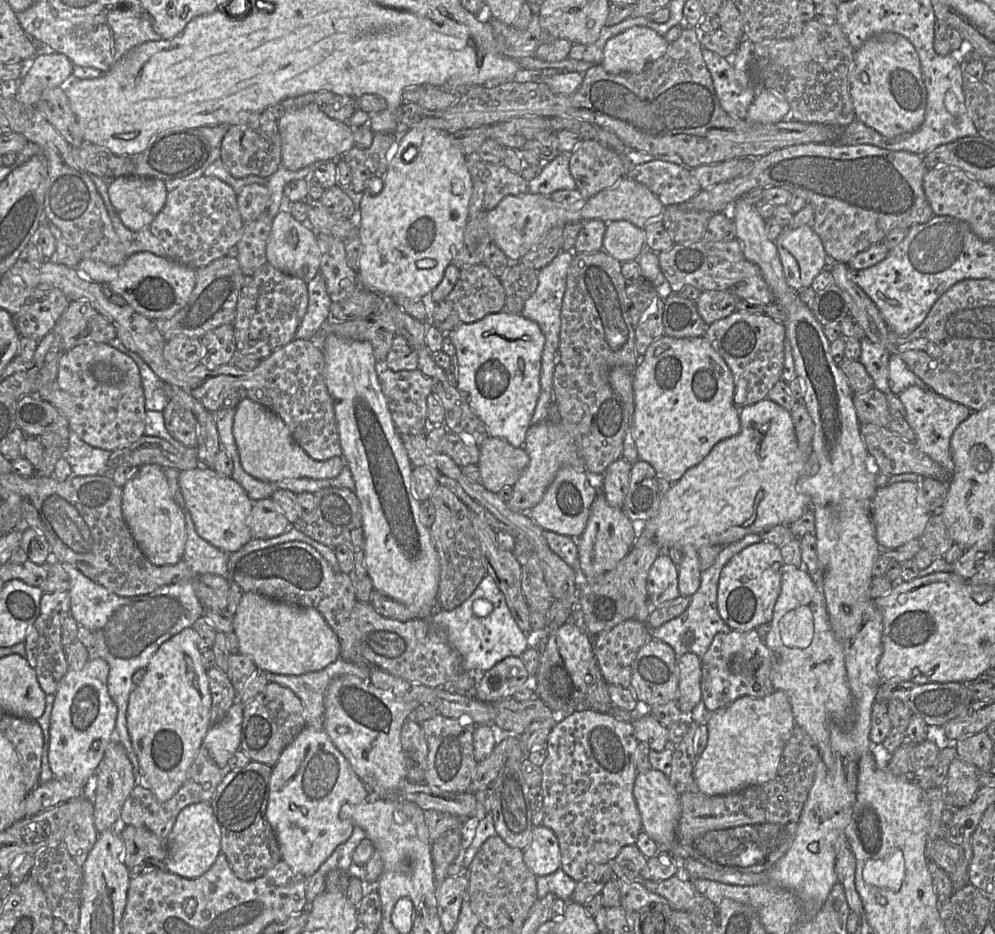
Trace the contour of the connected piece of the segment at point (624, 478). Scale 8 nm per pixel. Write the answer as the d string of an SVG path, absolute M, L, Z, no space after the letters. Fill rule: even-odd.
M623 457L612 462L602 474L602 492L608 504L622 509L628 492L632 465Z

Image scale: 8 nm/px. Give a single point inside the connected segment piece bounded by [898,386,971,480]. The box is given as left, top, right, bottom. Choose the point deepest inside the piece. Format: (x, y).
(933, 418)

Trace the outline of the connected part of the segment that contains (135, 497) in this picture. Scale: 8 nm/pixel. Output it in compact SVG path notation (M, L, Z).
M145 464L134 469L134 475L122 488L122 514L137 546L152 564L174 565L182 560L186 543L185 519L182 510L173 498L162 466Z

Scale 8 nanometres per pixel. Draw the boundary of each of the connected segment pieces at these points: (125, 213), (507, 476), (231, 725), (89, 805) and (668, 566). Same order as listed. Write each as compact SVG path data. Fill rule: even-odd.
M123 176L108 185L108 195L122 223L132 231L149 228L149 225L163 209L168 191L165 182L149 177Z
M489 436L480 446L477 463L481 483L494 493L517 482L529 464L529 456L523 447L513 447L504 439Z
M235 702L224 718L212 724L202 741L202 746L221 769L228 769L232 755L240 749L243 705Z
M84 797L67 802L69 822L62 841L75 863L82 868L99 834L94 824L94 804Z
M665 552L658 555L649 570L647 591L651 607L658 607L680 596L678 566Z

